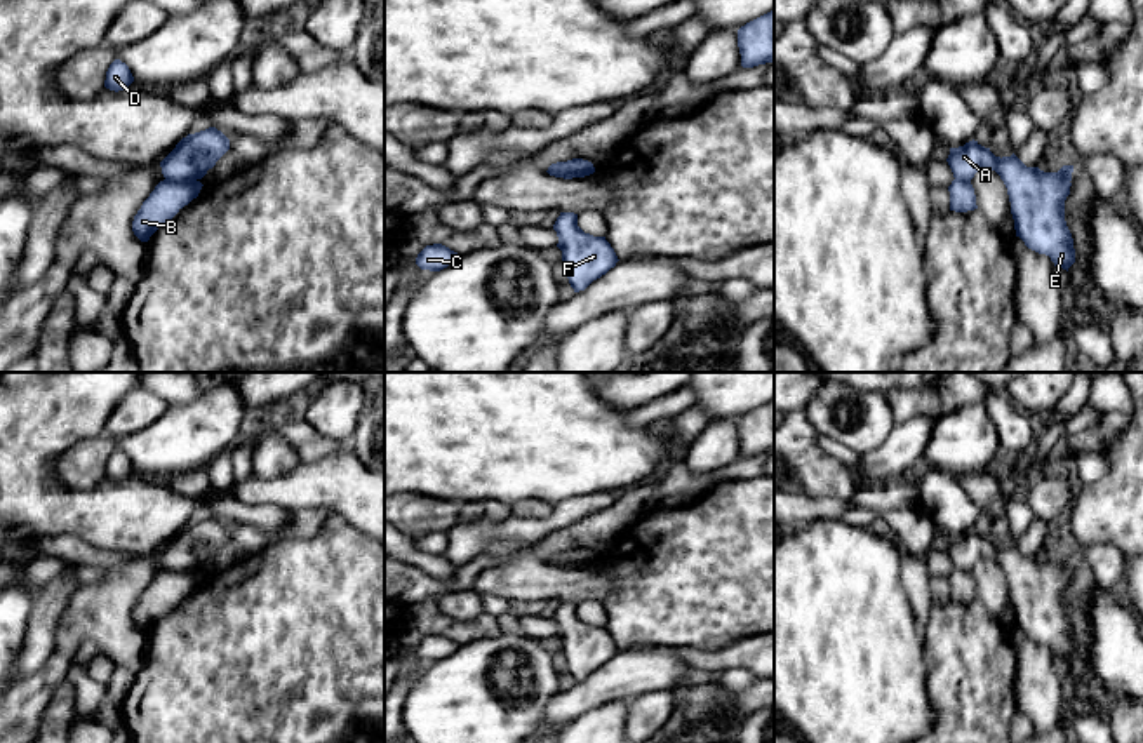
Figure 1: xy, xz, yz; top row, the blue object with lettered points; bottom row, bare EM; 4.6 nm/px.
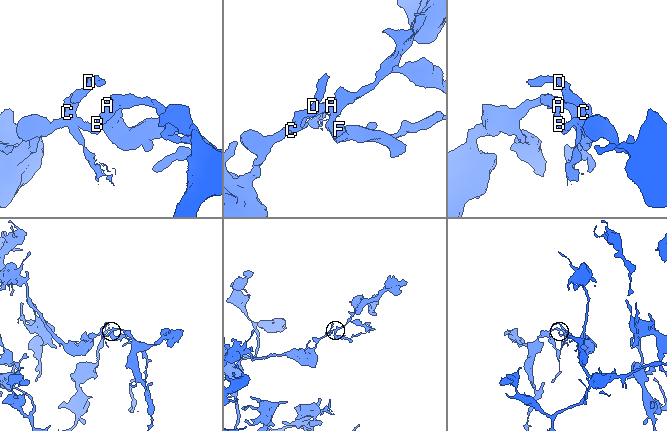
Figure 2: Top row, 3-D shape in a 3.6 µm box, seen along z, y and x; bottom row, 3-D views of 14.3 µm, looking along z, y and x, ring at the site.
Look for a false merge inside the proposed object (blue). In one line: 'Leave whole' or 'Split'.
Split

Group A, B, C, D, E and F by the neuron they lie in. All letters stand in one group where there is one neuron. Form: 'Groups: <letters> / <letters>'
Groups: A E F / B C D

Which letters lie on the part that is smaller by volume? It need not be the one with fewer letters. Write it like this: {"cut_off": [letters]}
{"cut_off": ["A", "E", "F"]}

